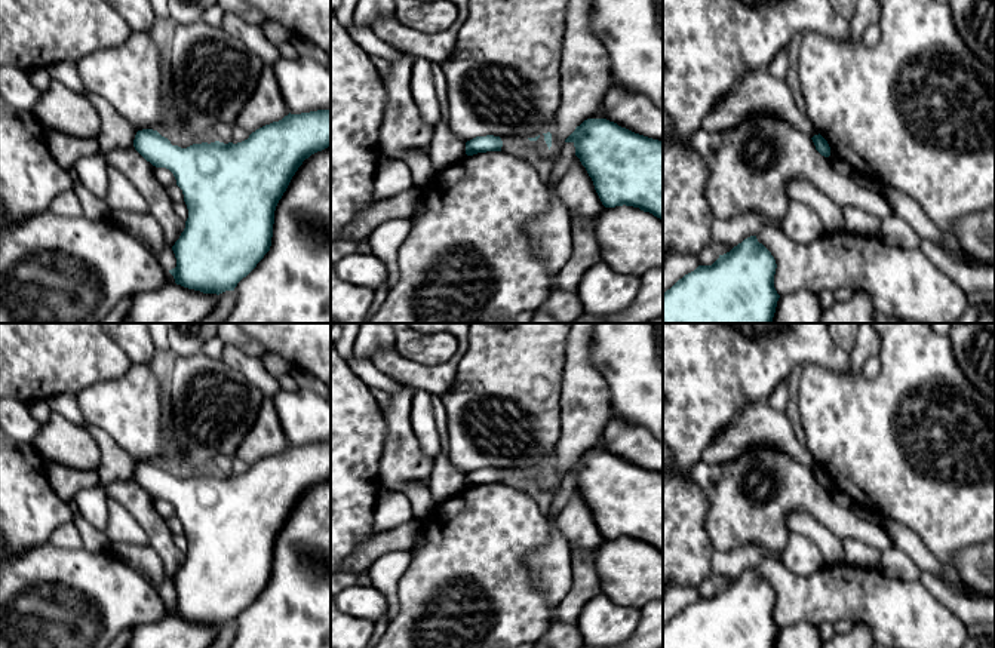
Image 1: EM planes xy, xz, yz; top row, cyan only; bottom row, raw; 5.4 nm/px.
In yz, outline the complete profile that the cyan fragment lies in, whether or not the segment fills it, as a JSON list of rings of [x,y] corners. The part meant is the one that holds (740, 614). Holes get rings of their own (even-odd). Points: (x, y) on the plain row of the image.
[[[744,571],[712,598],[698,598],[663,626],[663,648],[774,648],[780,627],[774,620],[776,592],[758,574]]]

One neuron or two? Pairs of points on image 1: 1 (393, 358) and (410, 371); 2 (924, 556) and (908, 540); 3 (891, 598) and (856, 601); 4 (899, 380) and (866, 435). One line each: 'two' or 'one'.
1: one
2: one
3: one
4: one

